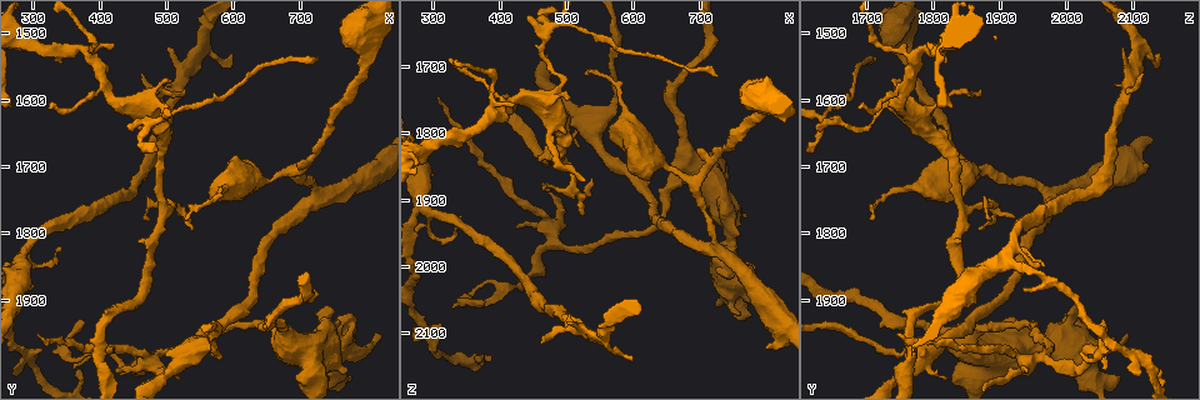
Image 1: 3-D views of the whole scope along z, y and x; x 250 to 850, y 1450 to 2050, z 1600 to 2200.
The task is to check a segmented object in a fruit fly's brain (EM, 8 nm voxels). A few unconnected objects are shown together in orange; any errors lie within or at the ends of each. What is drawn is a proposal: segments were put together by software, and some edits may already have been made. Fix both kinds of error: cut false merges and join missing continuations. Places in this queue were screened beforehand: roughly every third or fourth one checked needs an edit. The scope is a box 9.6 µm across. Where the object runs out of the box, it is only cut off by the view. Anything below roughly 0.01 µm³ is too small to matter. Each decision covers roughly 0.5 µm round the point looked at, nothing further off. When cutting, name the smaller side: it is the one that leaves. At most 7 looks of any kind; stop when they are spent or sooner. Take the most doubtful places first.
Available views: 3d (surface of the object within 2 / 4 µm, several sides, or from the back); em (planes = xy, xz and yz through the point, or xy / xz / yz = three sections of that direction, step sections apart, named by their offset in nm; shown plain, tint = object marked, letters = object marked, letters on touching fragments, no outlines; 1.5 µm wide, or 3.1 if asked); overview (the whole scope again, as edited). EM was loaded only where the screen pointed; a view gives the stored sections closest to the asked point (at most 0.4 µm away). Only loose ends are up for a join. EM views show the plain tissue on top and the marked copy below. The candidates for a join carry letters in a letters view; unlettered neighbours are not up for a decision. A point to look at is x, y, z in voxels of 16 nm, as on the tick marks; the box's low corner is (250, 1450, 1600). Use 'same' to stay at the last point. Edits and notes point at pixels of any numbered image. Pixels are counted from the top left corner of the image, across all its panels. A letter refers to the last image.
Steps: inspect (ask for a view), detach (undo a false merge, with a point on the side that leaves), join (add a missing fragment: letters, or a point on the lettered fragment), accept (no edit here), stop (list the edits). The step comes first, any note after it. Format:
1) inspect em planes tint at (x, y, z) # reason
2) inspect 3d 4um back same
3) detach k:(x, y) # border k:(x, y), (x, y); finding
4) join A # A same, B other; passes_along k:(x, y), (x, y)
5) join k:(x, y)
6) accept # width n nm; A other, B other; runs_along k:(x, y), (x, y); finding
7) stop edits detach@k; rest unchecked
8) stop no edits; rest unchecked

inspect em yz step 8 letters at (465, 1630, 1645)

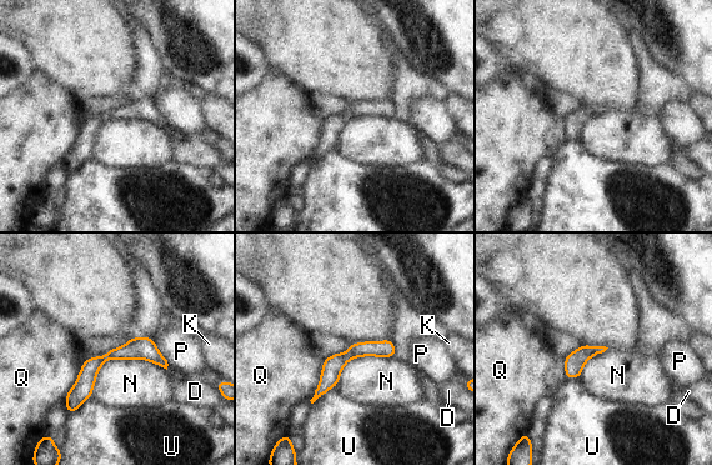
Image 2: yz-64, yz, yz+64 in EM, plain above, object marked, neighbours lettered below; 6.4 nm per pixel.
inspect em planes letters same

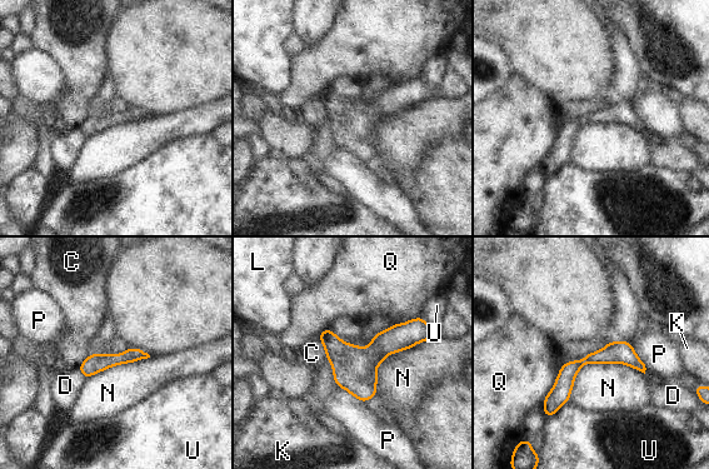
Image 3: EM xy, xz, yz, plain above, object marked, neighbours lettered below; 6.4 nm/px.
accept # width 130 nm; longest_contact N 500 nm; C other, D other, K other, L other, N other, P other, Q other, U other; continuous, no second neuron

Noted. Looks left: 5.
inspect em planes letters at (365, 2000, 2055) # branch stops here

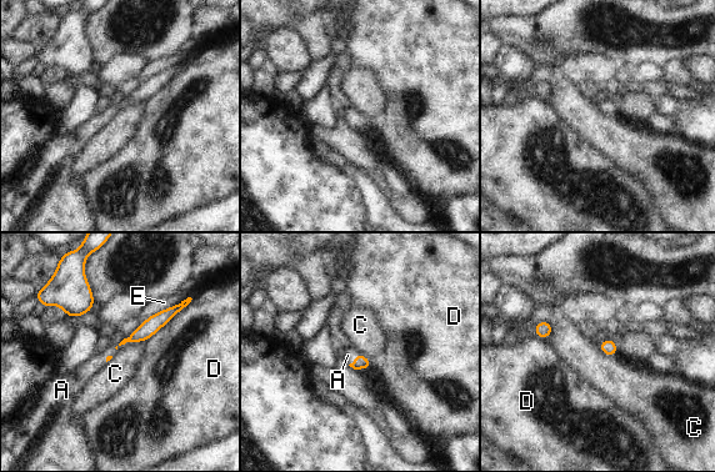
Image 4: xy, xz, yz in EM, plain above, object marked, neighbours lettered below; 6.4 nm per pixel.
join 4:(348, 355) # width 80 nm; A same, C other, D other, E other; passes_along 4:(360, 362), (355, 358), (348, 355); the neuron continues

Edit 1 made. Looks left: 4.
inspect 3d 4um at (500, 1570, 1755) # free end

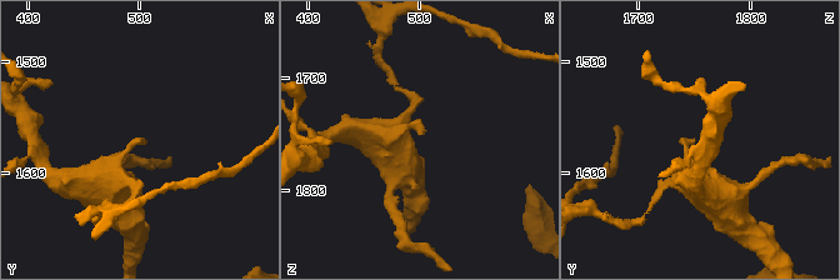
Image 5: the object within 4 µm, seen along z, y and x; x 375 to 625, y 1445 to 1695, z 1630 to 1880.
inspect em xz step 4 letters at (502, 1574, 1750)

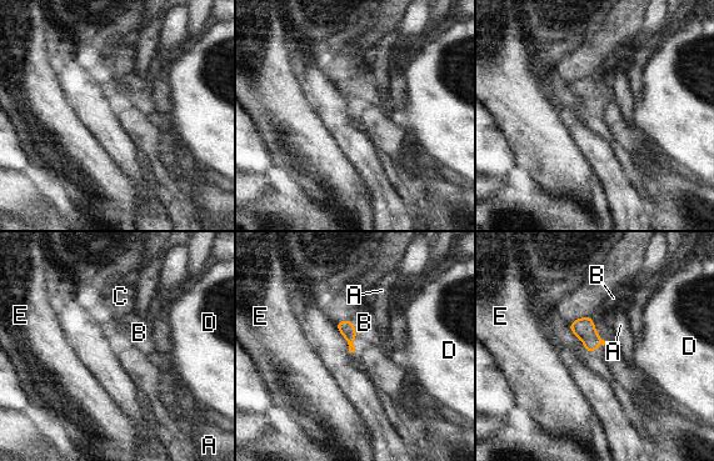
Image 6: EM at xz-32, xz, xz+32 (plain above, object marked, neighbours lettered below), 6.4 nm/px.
join 6:(603, 315) # A other, B same, C other, D other, E other; passes_along 6:(584, 327), (595, 330), (603, 315); the neuron continues

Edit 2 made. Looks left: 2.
stop edits join@4, join@6; rest unchecked

